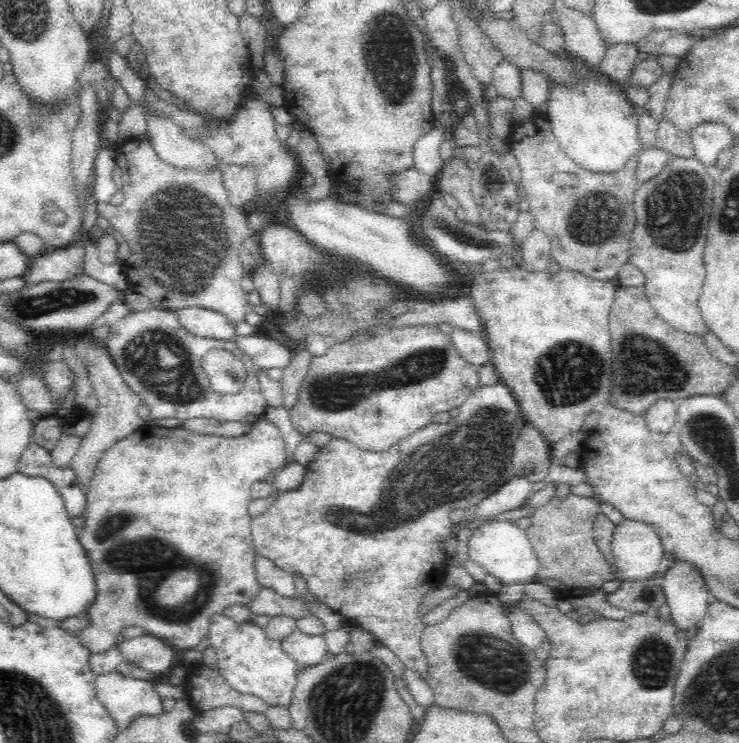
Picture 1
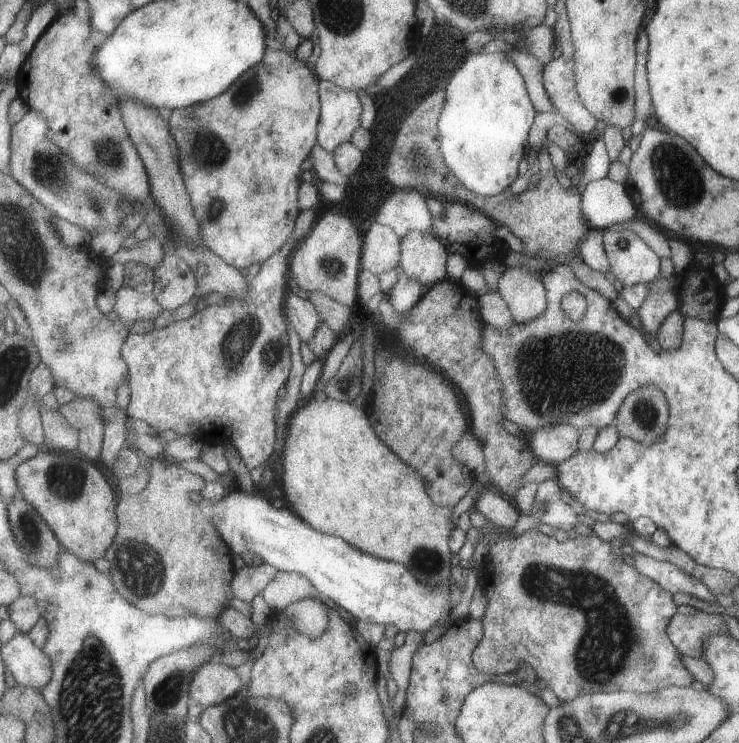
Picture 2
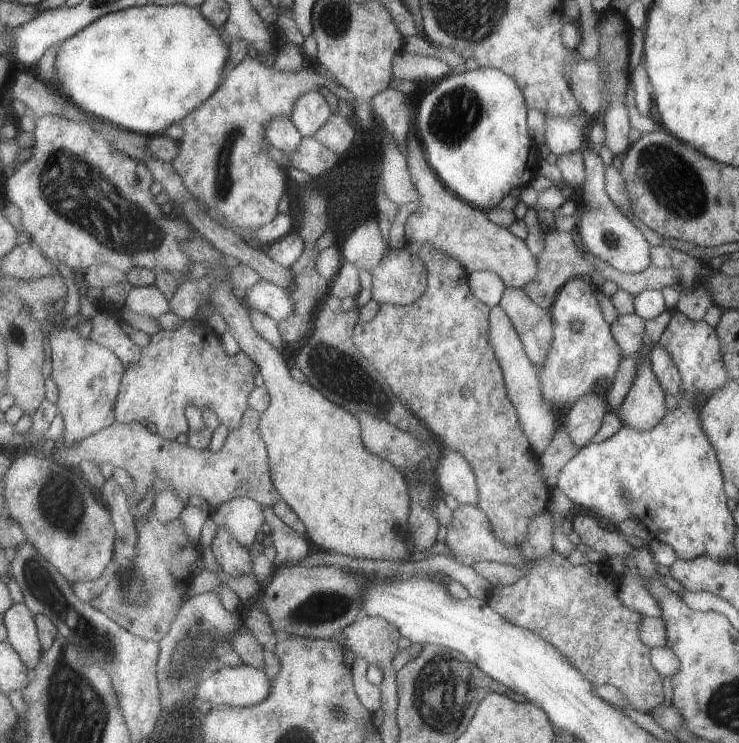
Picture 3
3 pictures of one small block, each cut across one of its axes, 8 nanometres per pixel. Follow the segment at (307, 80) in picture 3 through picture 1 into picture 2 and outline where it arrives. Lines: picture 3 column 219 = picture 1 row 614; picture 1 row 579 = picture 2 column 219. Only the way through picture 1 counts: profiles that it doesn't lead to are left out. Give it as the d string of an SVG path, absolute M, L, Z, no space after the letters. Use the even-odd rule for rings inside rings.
M269 46L269 52L265 56L265 60L261 64L257 64L255 68L251 68L249 72L245 72L223 96L217 96L215 100L207 100L203 104L195 104L191 108L177 108L173 110L171 116L171 130L175 134L175 138L179 140L181 146L181 160L183 160L183 176L187 180L187 188L191 192L191 202L195 208L195 216L201 222L203 228L203 240L205 246L211 248L213 252L217 252L221 258L225 258L231 266L239 268L239 270L247 270L253 264L265 264L267 260L271 260L275 254L279 254L279 250L283 250L289 240L295 236L297 230L297 220L301 216L301 188L303 188L303 180L301 174L303 164L307 162L307 158L313 154L315 146L319 144L319 126L321 126L321 118L323 118L323 100L321 100L321 84L323 78L311 70L305 62L301 62L295 54L287 52L285 48L279 46Z

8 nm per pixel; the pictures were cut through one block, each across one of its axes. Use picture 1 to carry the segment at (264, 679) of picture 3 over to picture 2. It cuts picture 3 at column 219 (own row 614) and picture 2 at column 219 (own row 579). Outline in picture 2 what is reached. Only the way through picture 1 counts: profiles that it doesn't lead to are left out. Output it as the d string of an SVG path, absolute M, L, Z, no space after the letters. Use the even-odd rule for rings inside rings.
M209 660L203 664L193 678L191 696L203 708L225 704L229 698L245 692L245 684L237 670L223 660Z

